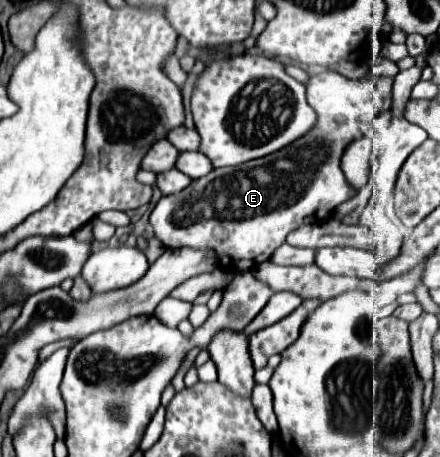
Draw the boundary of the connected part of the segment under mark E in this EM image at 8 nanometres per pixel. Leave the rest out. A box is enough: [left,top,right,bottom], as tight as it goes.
[151,72,393,268]

